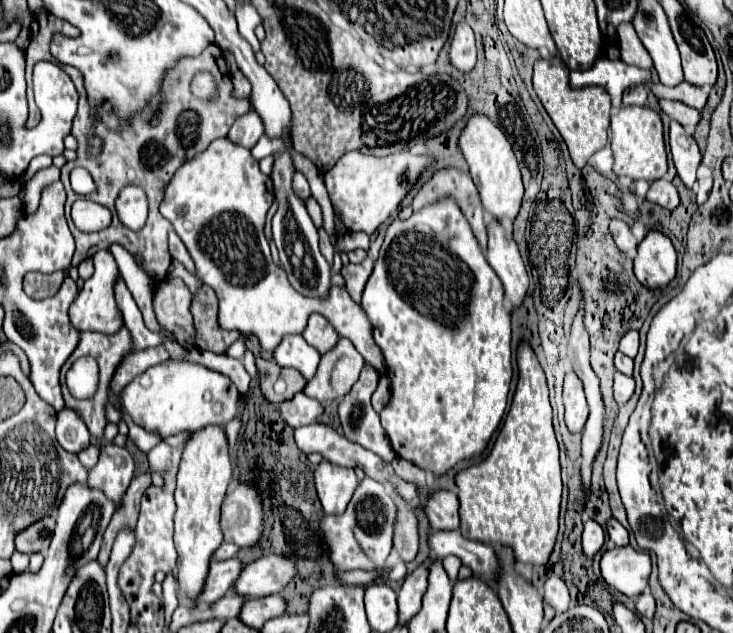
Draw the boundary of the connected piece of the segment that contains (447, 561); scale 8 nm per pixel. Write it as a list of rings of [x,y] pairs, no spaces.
[[[448,555],[448,557],[444,557],[442,561],[444,561],[444,567],[446,567],[446,571],[448,571],[450,581],[456,583],[456,581],[458,581],[458,571],[460,571],[460,567],[462,567],[462,561],[458,561],[458,557],[454,557],[454,555]]]

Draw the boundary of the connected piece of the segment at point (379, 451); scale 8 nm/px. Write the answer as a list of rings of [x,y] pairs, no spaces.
[[[366,363],[364,369],[362,369],[362,373],[360,373],[360,379],[354,383],[354,387],[350,389],[350,393],[340,401],[338,415],[340,415],[340,423],[342,423],[342,429],[344,429],[344,437],[346,439],[362,445],[364,449],[374,451],[386,463],[390,463],[396,457],[396,453],[394,453],[394,449],[392,449],[392,445],[390,445],[390,441],[388,441],[388,437],[386,437],[386,433],[384,433],[384,429],[380,425],[378,413],[374,413],[374,409],[370,405],[370,395],[374,393],[376,385],[378,385],[378,371],[372,365]]]

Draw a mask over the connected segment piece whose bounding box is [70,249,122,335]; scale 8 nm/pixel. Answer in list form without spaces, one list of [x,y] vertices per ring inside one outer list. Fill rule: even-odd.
[[[102,249],[94,257],[94,275],[84,281],[82,291],[70,305],[70,313],[82,313],[82,319],[74,319],[78,329],[90,329],[92,319],[84,319],[86,313],[100,313],[102,333],[110,335],[122,327],[122,313],[114,301],[114,281],[120,275],[110,251]]]

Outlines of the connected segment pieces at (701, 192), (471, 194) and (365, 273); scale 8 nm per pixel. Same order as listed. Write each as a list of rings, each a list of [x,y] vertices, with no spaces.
[[[700,165],[698,169],[698,183],[696,183],[696,201],[702,205],[712,189],[712,171],[706,165]]]
[[[444,167],[436,171],[416,193],[412,209],[418,211],[422,205],[438,201],[442,195],[450,195],[460,205],[462,213],[470,221],[470,227],[480,243],[480,247],[486,251],[486,223],[484,223],[484,209],[478,197],[478,191],[470,179],[468,173],[462,173],[454,167]]]
[[[364,259],[360,265],[348,265],[346,269],[342,269],[346,289],[356,303],[360,303],[360,295],[362,295],[362,289],[366,285],[370,273],[372,273],[372,259]]]

